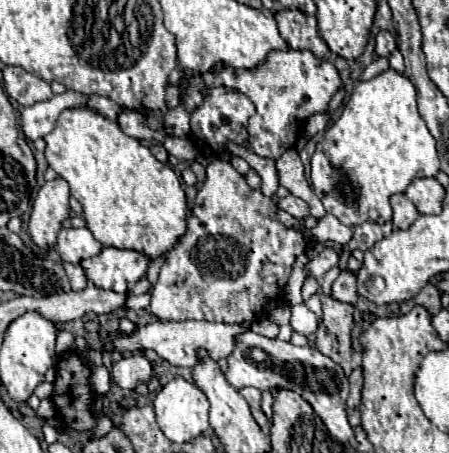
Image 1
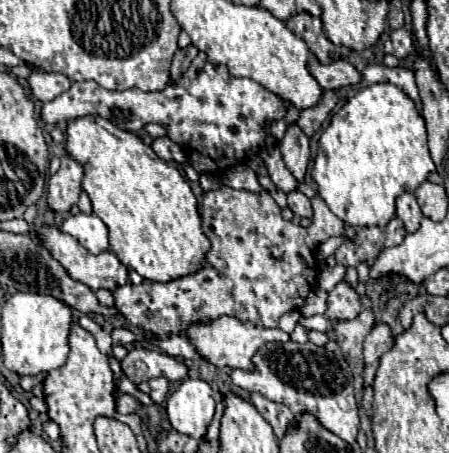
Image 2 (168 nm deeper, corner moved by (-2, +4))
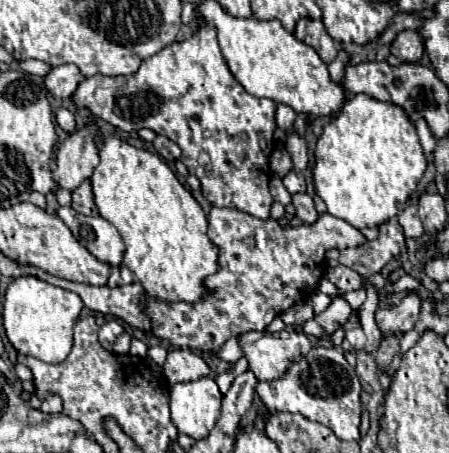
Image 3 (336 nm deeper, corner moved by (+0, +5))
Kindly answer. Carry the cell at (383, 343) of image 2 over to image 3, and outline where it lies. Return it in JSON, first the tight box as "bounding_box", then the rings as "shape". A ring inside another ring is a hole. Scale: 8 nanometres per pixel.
{"bounding_box":[374,293,422,335],"shape":[[[408,293],[400,305],[392,309],[378,309],[374,319],[384,335],[394,335],[400,331],[410,331],[418,321],[422,297],[416,293]]]}

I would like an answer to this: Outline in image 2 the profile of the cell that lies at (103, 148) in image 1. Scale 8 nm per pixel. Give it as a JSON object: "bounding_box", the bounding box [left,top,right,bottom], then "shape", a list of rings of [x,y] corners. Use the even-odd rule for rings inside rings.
{"bounding_box":[66,116,208,282],"shape":[[[82,116],[66,126],[66,152],[84,168],[82,190],[90,196],[94,214],[106,224],[110,248],[122,264],[154,282],[170,282],[174,278],[196,272],[208,252],[208,238],[200,228],[198,202],[176,166],[164,162],[136,134],[120,130],[102,116]]]}

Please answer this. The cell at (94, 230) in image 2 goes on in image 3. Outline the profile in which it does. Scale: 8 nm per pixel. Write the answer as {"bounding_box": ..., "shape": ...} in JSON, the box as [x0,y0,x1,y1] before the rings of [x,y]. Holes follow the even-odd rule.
{"bounding_box":[56,205,126,267],"shape":[[[70,205],[60,207],[56,215],[70,227],[76,241],[84,245],[98,261],[108,263],[110,267],[120,267],[126,247],[114,225],[102,217],[80,215]]]}

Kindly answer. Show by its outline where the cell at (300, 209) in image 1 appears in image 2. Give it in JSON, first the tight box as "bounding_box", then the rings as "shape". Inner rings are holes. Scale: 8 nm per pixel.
{"bounding_box":[288,192,312,218],"shape":[[[288,192],[288,208],[296,214],[296,216],[306,216],[310,218],[312,216],[312,206],[310,206],[310,200],[302,194],[302,192]]]}

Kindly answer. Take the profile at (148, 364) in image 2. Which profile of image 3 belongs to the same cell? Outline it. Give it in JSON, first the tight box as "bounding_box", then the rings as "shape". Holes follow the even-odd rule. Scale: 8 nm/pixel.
{"bounding_box":[162,349,210,385],"shape":[[[172,349],[168,353],[168,359],[162,367],[162,375],[170,385],[174,383],[186,383],[186,377],[206,377],[210,373],[208,363],[202,359],[202,355],[192,353],[190,349]]]}

